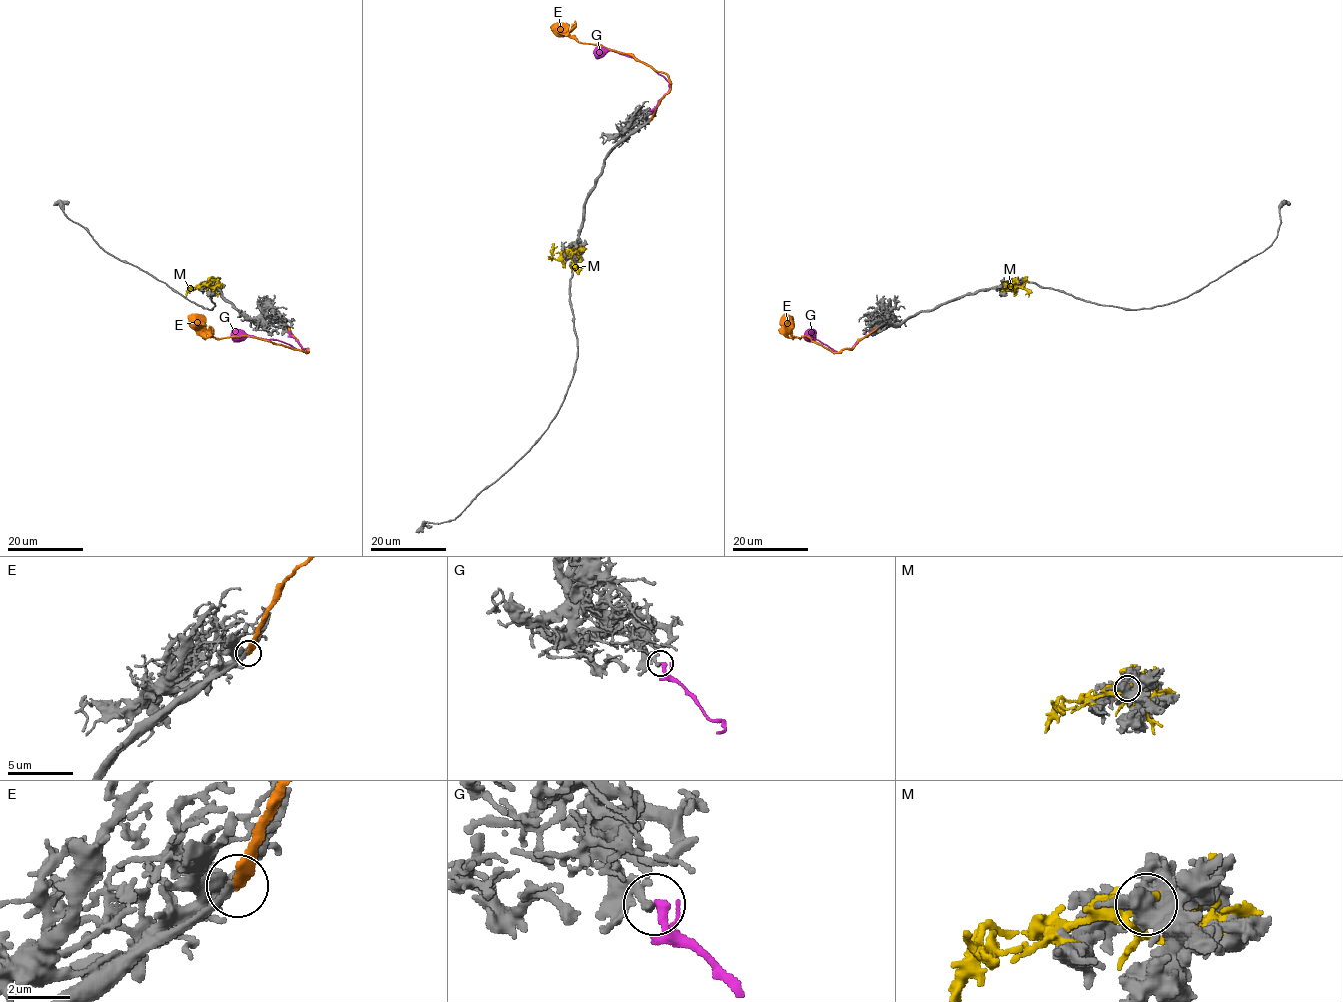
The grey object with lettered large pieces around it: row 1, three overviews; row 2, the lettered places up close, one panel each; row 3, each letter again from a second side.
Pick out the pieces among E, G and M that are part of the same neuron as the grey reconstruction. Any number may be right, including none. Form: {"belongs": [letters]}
{"belongs": ["E"]}

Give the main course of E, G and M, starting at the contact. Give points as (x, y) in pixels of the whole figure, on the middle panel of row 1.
E: (651, 120), (667, 93), (670, 84), (666, 74), (627, 54), (577, 42), (558, 34), (554, 26)
G: (651, 113), (668, 92), (668, 81), (637, 59), (609, 51), (593, 53)
M: (572, 248), (555, 259), (552, 256), (554, 243)

